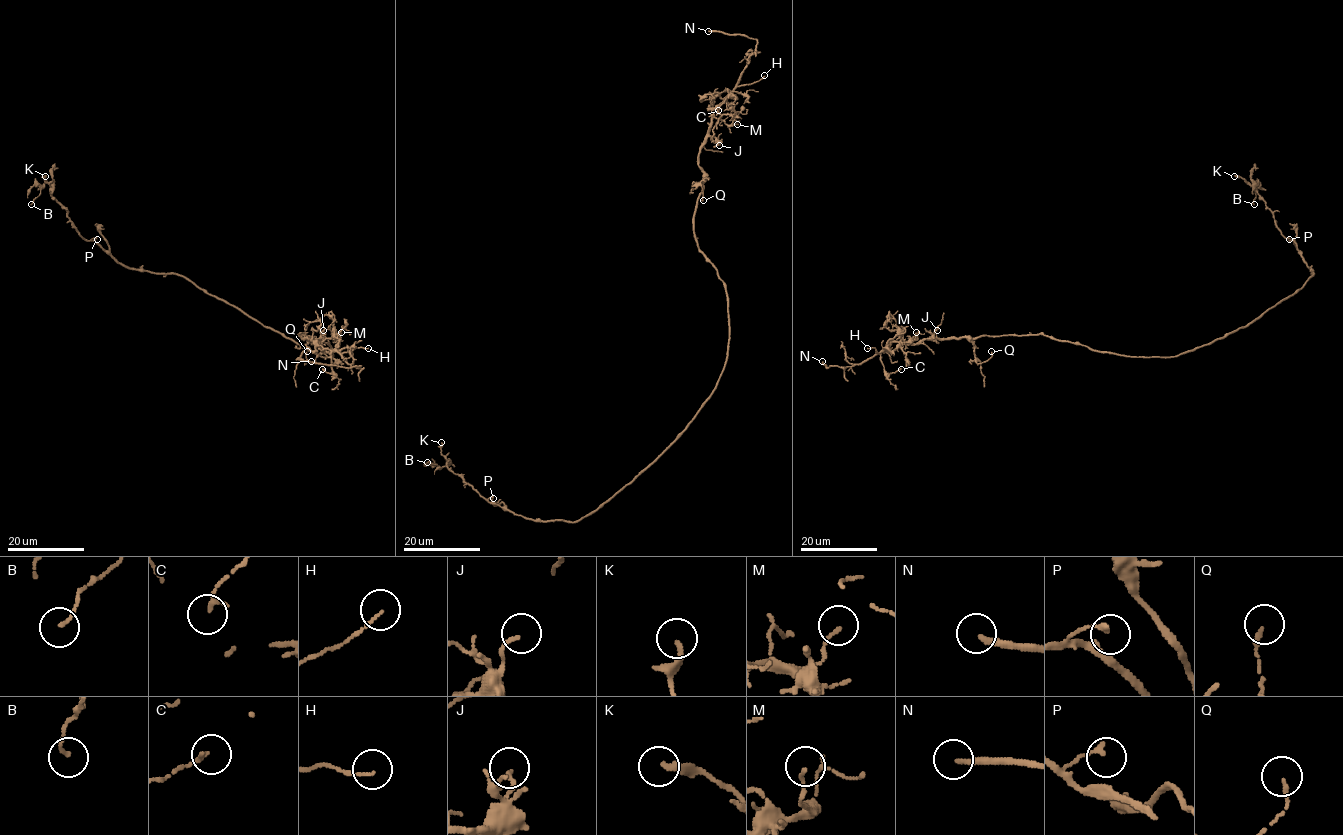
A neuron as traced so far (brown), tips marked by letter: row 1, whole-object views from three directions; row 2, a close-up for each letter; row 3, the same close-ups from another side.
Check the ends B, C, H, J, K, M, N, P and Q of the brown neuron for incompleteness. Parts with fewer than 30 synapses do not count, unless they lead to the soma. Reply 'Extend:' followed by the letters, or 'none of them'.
Extend: N

